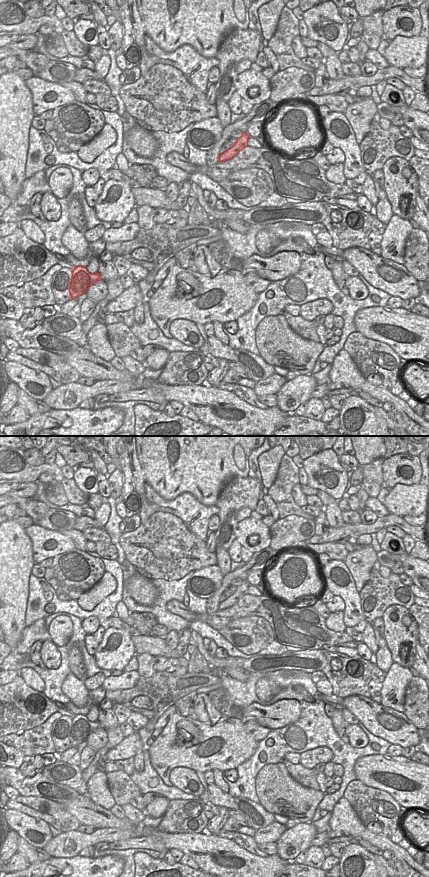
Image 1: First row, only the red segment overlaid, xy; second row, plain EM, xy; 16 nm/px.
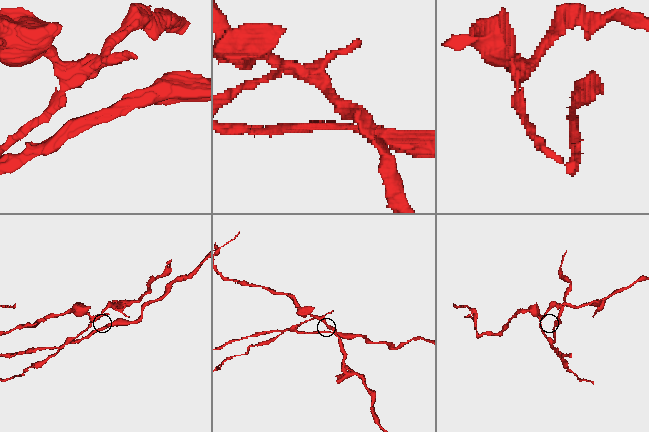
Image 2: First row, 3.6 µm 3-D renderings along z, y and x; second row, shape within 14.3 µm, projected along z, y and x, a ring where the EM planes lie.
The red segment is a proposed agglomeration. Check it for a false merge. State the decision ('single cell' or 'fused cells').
fused cells

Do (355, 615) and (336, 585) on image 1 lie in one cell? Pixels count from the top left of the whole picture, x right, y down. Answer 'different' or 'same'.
same

